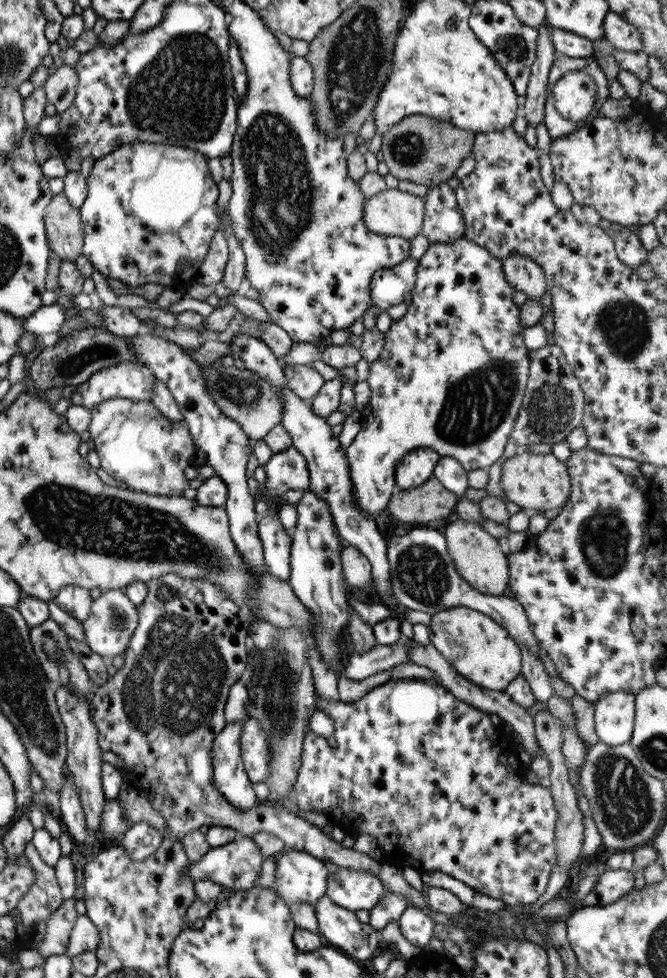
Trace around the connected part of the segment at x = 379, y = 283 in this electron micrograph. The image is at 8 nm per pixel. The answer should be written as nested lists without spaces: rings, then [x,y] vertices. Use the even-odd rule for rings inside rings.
[[[408,258],[396,266],[374,272],[370,283],[373,304],[387,311],[404,302],[404,296],[416,284],[418,263],[416,259]]]

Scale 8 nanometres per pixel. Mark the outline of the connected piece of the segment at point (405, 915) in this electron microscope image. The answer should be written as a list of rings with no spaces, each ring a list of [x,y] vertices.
[[[406,907],[397,920],[402,936],[417,947],[423,947],[432,938],[435,922],[428,916],[425,908]]]

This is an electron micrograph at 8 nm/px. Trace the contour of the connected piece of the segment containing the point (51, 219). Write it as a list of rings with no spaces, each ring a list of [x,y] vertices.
[[[63,193],[53,196],[45,212],[45,231],[49,248],[61,259],[72,261],[83,252],[83,222]]]

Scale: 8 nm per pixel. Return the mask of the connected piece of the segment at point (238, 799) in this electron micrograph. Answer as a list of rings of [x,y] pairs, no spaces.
[[[246,721],[227,724],[212,745],[214,784],[238,810],[250,810],[260,803],[241,759],[239,740],[244,724]]]

